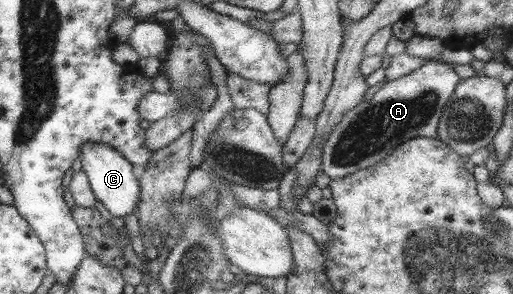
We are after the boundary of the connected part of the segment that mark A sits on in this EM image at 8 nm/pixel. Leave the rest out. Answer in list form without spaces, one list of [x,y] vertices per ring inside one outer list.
[[[423,62],[403,77],[388,81],[368,101],[361,101],[357,108],[345,114],[335,126],[323,147],[321,172],[330,179],[337,179],[371,167],[389,157],[395,148],[416,137],[437,138],[438,123],[443,109],[461,77],[447,65]]]

